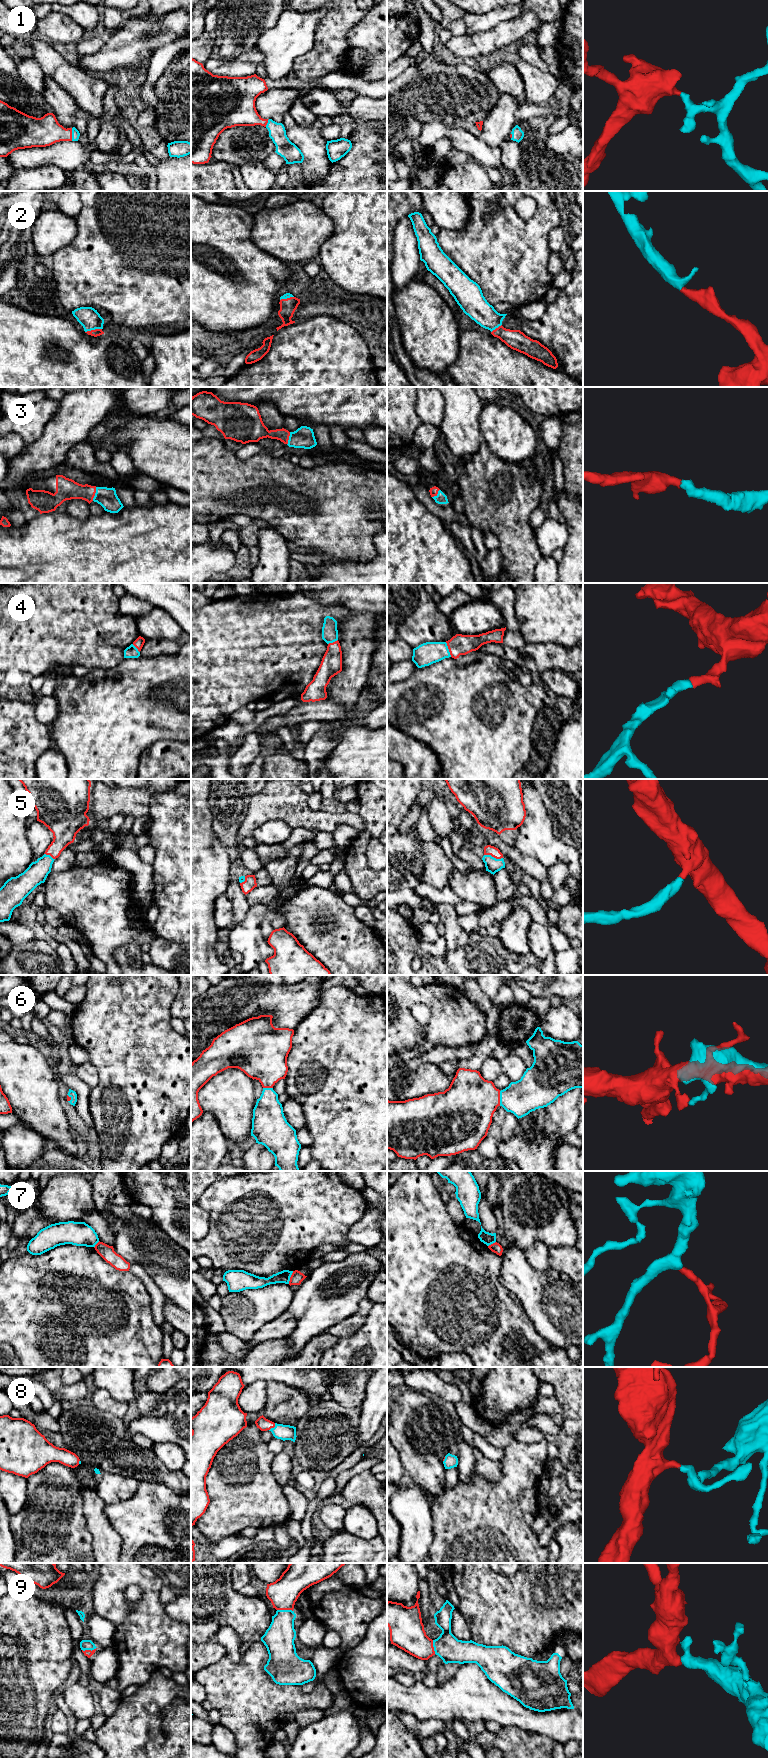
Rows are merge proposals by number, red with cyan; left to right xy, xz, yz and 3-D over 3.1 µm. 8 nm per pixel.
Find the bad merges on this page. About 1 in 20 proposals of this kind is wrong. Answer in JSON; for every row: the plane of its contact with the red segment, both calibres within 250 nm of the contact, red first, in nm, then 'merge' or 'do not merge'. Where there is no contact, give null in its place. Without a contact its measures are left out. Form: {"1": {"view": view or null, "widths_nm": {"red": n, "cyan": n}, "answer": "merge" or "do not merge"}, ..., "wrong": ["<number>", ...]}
{"1": {"view": "xy", "widths_nm": {"red": 240, "cyan": 60}, "answer": "merge"}, "2": {"view": "xy", "widths_nm": {"red": 60, "cyan": 170}, "answer": "merge"}, "3": {"view": "xy", "widths_nm": {"red": 180, "cyan": 160}, "answer": "merge"}, "4": {"view": "yz", "widths_nm": {"red": 160, "cyan": 180}, "answer": "merge"}, "5": {"view": "yz", "widths_nm": {"red": 80, "cyan": 120}, "answer": "merge"}, "6": {"view": "yz", "widths_nm": {"red": 420, "cyan": 280}, "answer": "merge"}, "7": {"view": "xz", "widths_nm": {"red": 100, "cyan": 100}, "answer": "do not merge"}, "8": {"view": "xz", "widths_nm": {"red": 100, "cyan": 130}, "answer": "merge"}, "9": {"view": "xz", "widths_nm": {"red": 240, "cyan": 240}, "answer": "merge"}, "wrong": ["7"]}

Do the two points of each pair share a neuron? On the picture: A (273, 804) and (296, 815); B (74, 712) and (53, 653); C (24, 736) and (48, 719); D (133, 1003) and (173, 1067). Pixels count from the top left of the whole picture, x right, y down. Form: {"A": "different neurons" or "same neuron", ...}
{"A": "same neuron", "B": "different neurons", "C": "different neurons", "D": "same neuron"}

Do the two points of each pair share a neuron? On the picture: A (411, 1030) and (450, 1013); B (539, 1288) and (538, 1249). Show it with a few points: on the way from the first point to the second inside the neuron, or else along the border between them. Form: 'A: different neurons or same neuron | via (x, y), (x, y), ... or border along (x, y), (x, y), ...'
A: same neuron | via (422, 1042), (428, 1043), (445, 1025)
B: different neurons | border along (525, 1251), (527, 1261), (535, 1269), (546, 1272)

